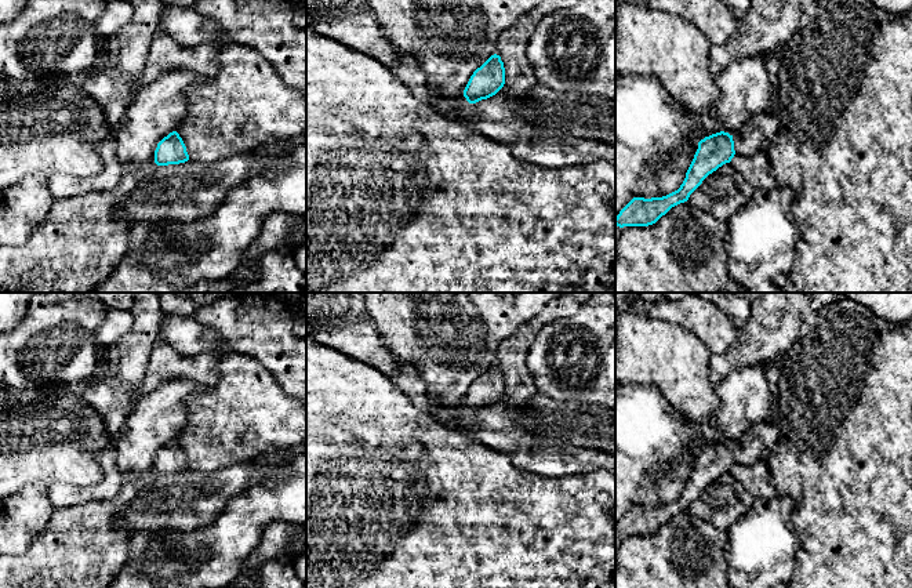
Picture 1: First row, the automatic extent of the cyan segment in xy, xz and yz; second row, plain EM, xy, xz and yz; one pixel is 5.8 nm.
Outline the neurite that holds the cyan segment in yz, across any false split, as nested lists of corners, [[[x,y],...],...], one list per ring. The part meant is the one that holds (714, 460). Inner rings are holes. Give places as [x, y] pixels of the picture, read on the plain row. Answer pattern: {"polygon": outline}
{"polygon": [[[756,422],[733,446],[720,440],[698,451],[698,458],[680,497],[662,507],[633,507],[615,526],[615,547],[624,536],[648,536],[655,533],[672,516],[688,509],[702,490],[730,472],[734,464],[752,465],[763,460],[777,443],[775,422]]]}

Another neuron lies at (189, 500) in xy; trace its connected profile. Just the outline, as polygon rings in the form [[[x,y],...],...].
[[[251,462],[226,467],[214,472],[188,469],[179,473],[157,475],[156,480],[141,489],[137,497],[126,505],[120,515],[112,518],[120,531],[145,531],[150,534],[189,531],[201,529],[225,511],[226,504],[241,494],[255,480]]]

